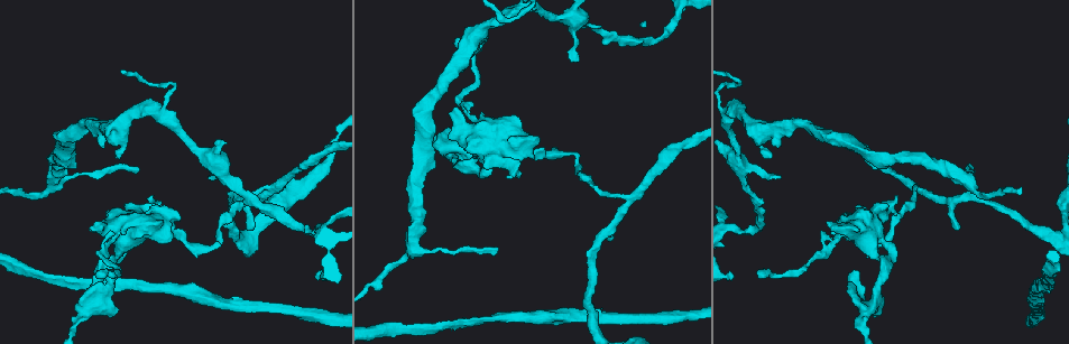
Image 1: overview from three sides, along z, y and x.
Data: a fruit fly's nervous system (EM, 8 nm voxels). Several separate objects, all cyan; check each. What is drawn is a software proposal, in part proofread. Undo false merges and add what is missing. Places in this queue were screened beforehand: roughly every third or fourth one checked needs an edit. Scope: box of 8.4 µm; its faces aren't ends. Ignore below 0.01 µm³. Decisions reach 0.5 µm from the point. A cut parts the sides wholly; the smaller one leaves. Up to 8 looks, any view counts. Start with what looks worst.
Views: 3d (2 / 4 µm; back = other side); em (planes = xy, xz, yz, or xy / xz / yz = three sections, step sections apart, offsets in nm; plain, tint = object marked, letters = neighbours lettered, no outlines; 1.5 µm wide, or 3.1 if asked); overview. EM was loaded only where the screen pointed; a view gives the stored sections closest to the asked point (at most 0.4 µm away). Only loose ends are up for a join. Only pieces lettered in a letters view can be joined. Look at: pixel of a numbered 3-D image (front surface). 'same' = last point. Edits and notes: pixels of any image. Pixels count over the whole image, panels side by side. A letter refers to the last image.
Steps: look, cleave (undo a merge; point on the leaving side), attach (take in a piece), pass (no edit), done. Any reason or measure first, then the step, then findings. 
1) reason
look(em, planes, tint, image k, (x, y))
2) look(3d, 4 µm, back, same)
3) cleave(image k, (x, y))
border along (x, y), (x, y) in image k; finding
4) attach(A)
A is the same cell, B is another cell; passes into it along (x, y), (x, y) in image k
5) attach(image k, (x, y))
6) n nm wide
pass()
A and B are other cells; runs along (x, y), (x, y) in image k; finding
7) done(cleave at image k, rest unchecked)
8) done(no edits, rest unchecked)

a fork
look(em, xz, step 4, tint, image 1, (260, 190))

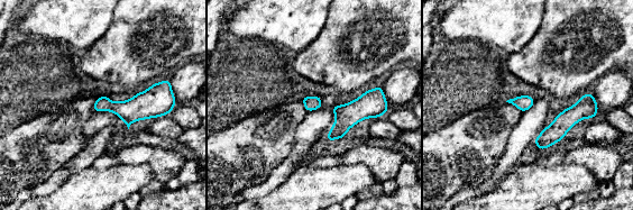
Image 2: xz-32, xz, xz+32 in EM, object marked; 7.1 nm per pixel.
cut it another way
look(em, planes, letters, same)

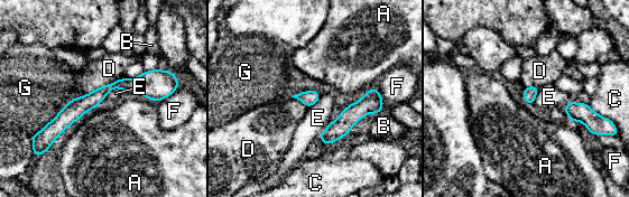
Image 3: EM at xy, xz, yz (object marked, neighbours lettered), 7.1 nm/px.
G touches over 400 nm
pass()
A, B, C, D, E, F and G are other cells; border along (123, 91), (113, 87), (104, 97) in image 3; all the same neuron

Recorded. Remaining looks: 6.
tapers out
look(3d, 2 µm, image 1, (137, 170))

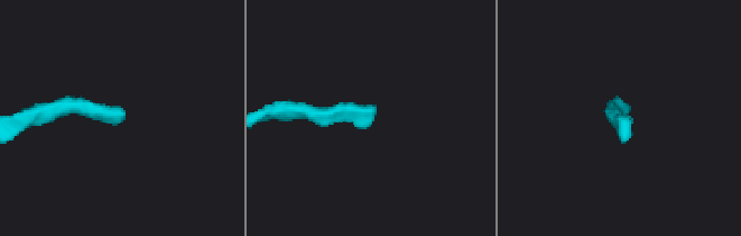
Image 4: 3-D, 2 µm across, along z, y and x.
now the EM
look(em, planes, letters, image 4, (122, 111))

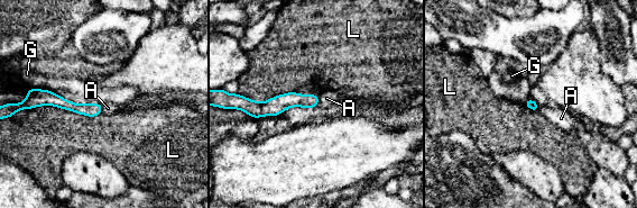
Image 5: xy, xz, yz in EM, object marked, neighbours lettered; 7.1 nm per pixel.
L touches over 550 nm
pass()
A, G and L are other cells; runs along (315, 98), (249, 107) in image 5; none of them fits

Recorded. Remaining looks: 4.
sudden change in width
look(em, yz, step 4, tint, image 1, (536, 155))

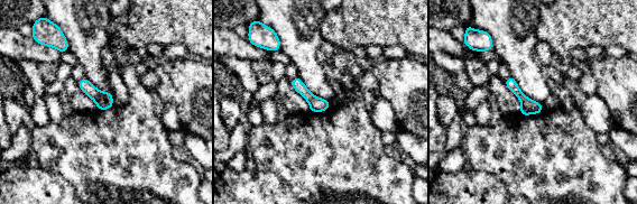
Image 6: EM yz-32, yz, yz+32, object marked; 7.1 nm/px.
look(em, planes, letters, same)

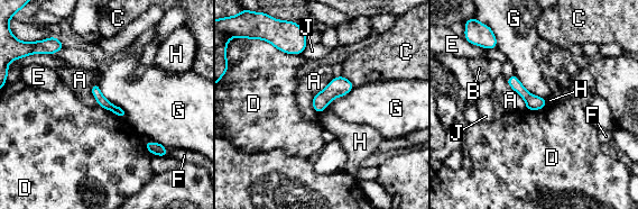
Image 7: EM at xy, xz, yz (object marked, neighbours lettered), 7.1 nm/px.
pass()
A, B, C, D, E, F, G, H and J are other cells; border along (333, 76), (313, 98), (317, 114) in image 7; all the same neuron

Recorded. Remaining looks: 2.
done(no edits, rest unchecked)

